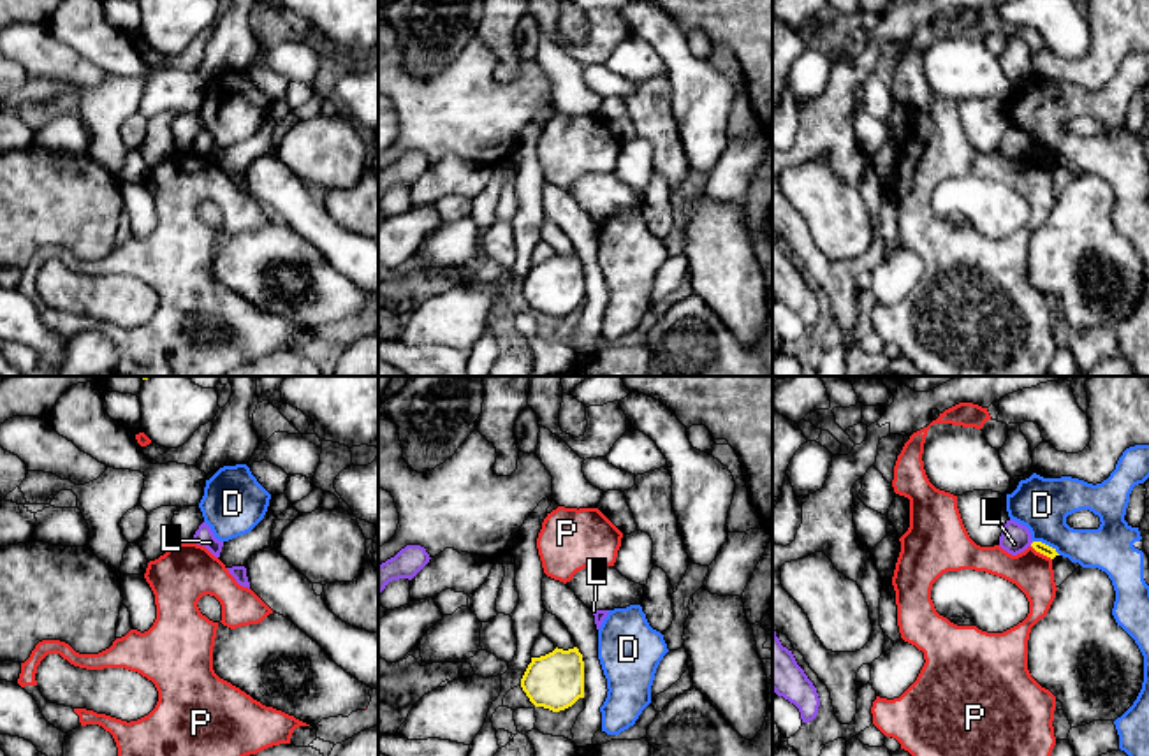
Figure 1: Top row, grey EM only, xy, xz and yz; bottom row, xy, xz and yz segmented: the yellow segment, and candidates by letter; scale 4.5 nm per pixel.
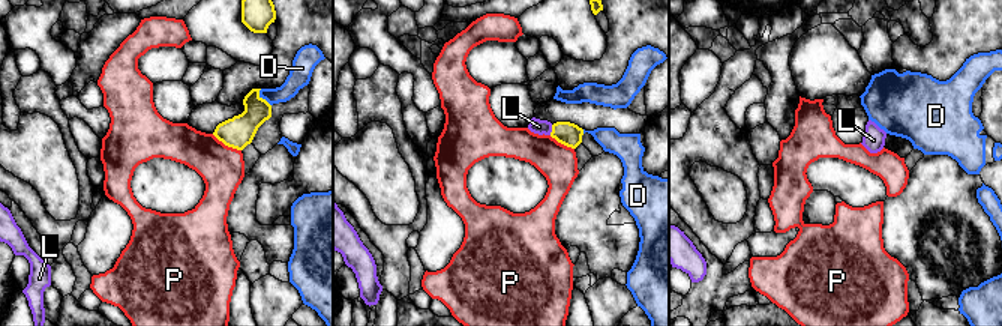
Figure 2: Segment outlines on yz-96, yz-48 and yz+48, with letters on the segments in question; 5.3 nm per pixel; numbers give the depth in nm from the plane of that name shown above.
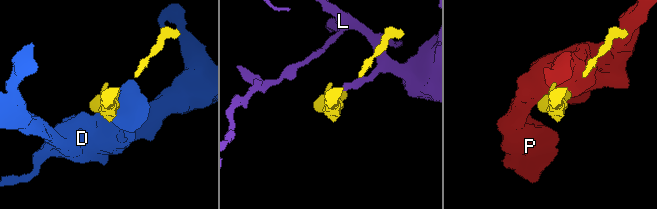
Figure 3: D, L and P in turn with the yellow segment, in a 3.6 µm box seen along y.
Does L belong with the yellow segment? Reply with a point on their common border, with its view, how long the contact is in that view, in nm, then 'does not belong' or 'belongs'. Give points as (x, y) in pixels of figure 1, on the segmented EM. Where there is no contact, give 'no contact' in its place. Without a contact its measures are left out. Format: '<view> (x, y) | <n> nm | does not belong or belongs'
yz (1031, 544) | 30 nm | does not belong

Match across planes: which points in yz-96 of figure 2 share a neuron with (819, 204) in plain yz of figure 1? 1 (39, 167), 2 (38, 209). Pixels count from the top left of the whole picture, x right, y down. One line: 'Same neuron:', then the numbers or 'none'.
Same neuron: 1

